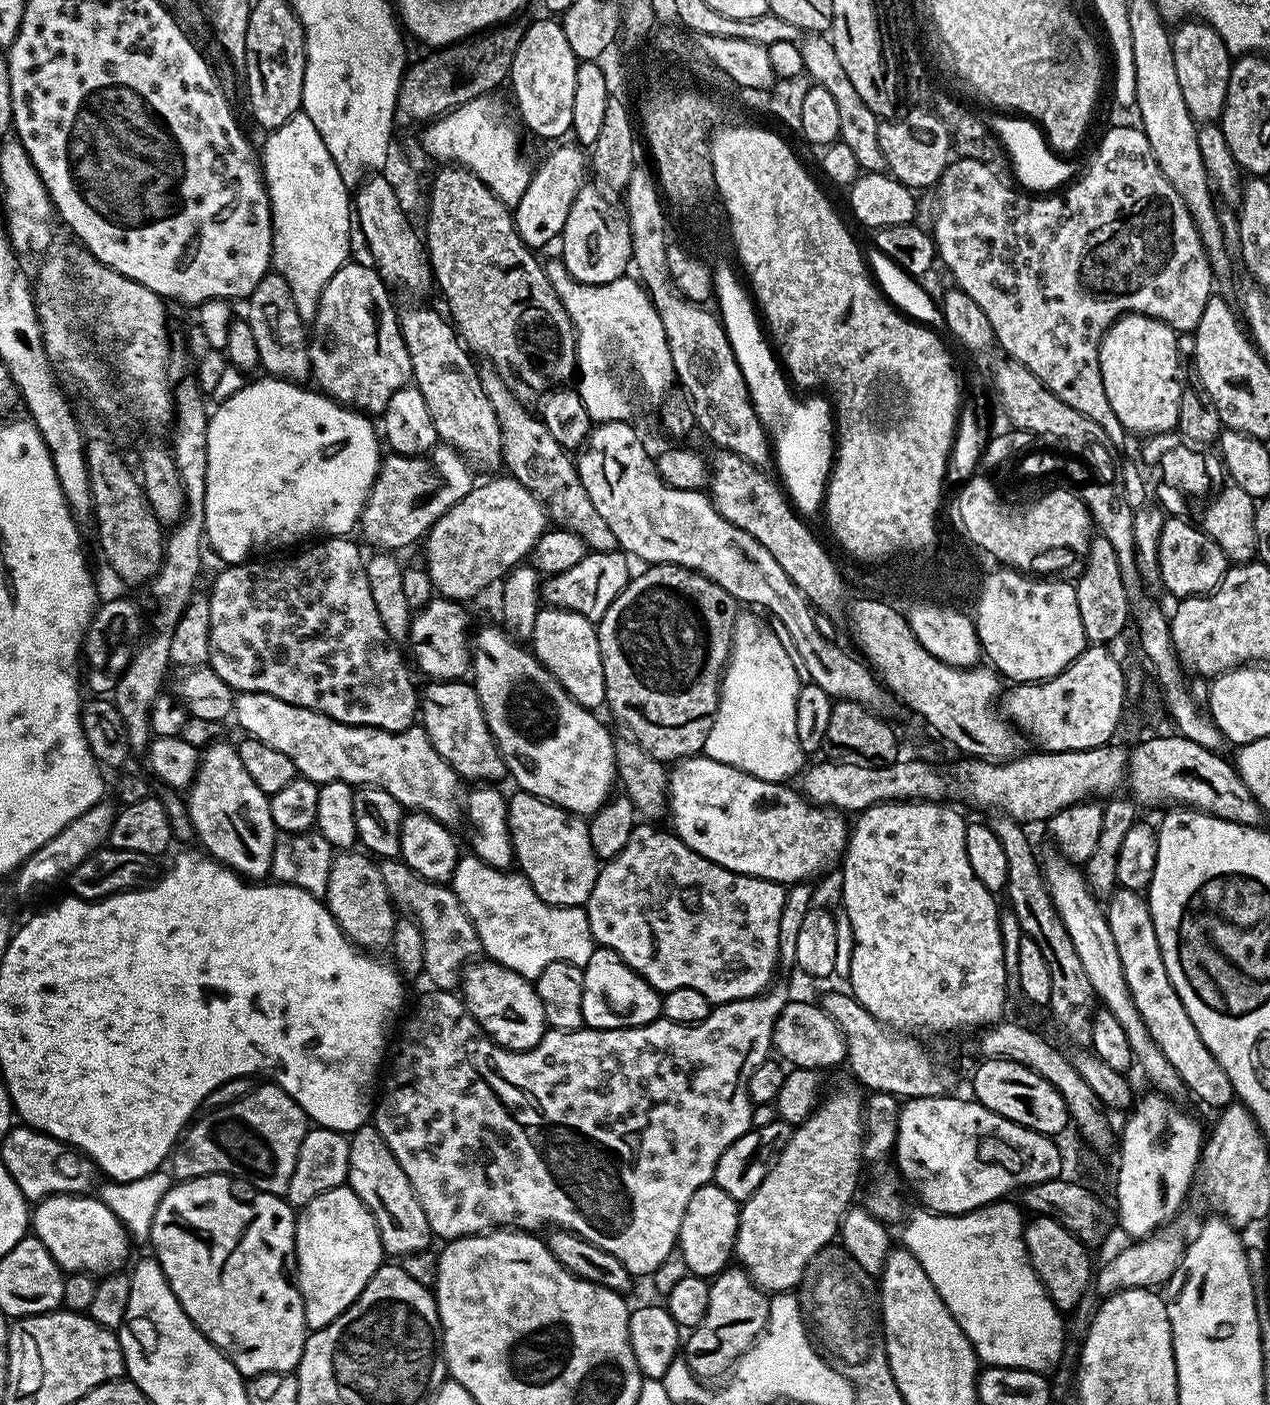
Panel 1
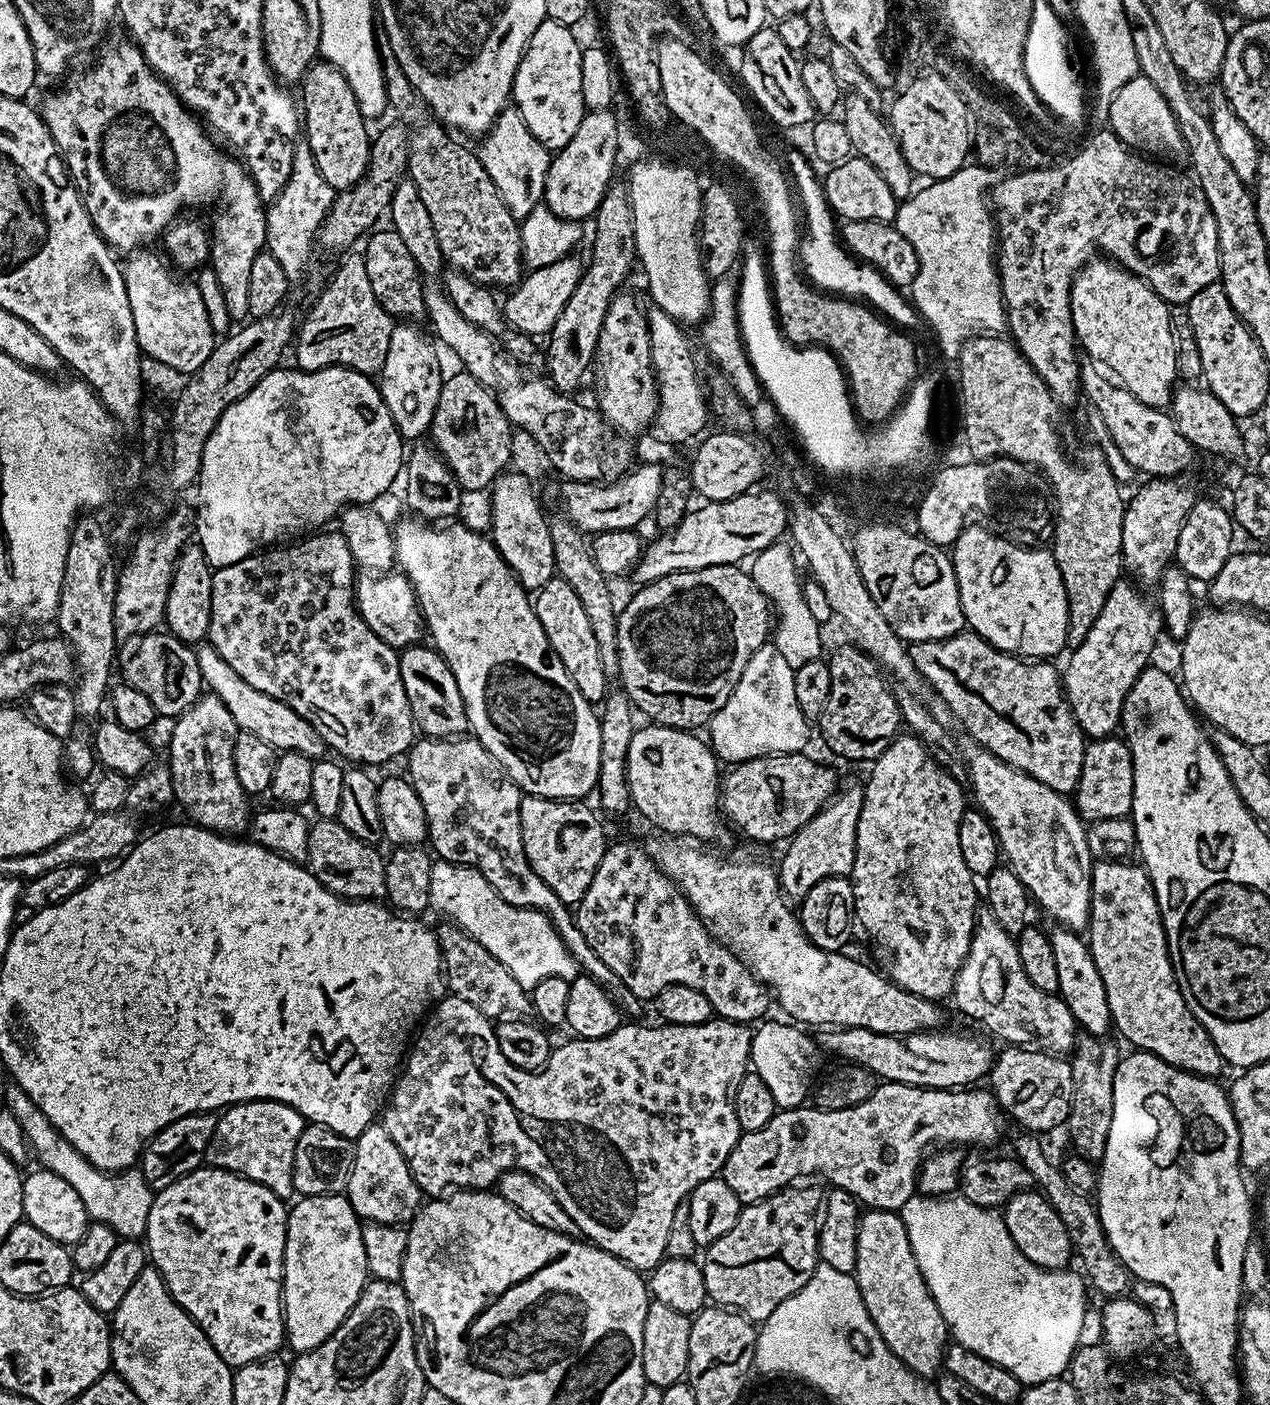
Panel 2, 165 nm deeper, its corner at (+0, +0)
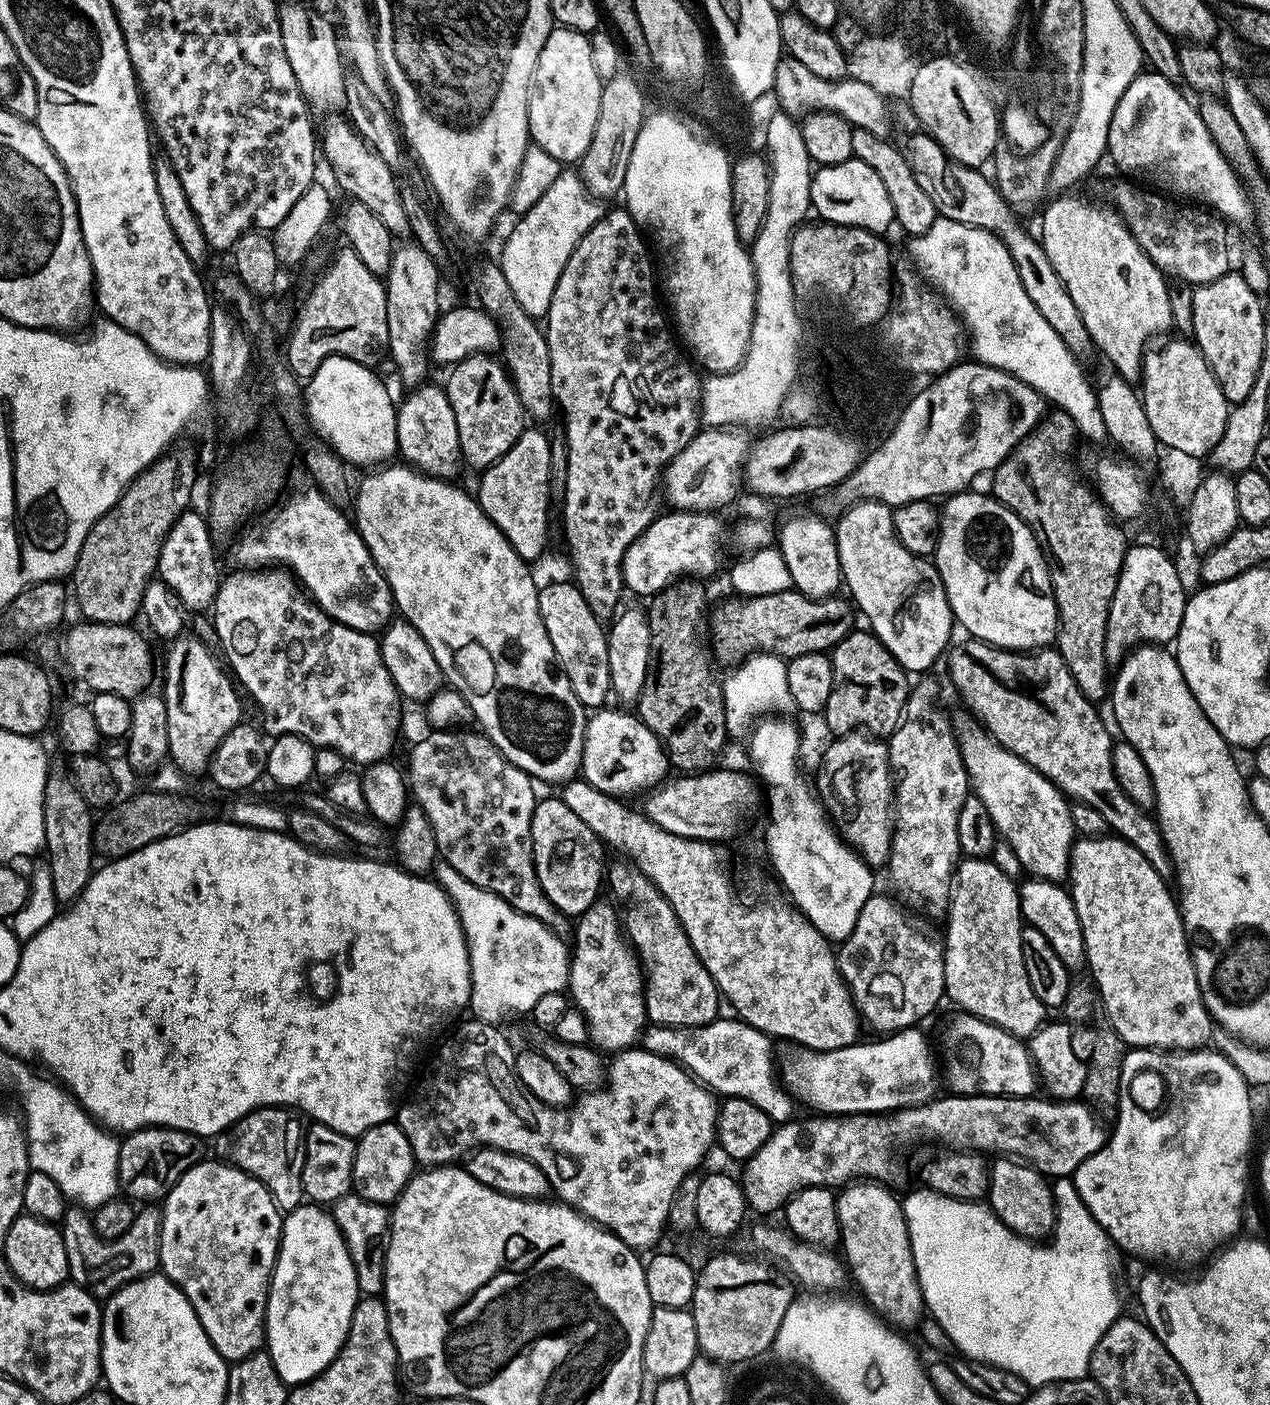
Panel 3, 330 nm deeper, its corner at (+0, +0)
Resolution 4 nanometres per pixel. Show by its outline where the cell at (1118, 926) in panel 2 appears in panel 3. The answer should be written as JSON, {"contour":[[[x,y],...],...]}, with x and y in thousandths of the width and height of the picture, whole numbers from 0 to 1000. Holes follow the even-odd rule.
{"contour":[[[867,594],[865,595],[855,595],[848,597],[845,600],[844,609],[841,613],[840,626],[842,627],[844,626],[843,634],[844,636],[844,641],[846,642],[846,648],[849,648],[849,656],[852,656],[855,689],[860,691],[861,695],[859,695],[859,697],[865,704],[869,722],[872,722],[872,726],[876,728],[875,734],[881,737],[886,744],[891,746],[943,747],[950,744],[954,739],[956,727],[951,722],[950,716],[946,713],[943,696],[940,693],[940,685],[935,675],[935,668],[932,664],[932,655],[929,652],[927,638],[924,636],[922,638],[920,636],[919,631],[917,630],[919,629],[917,624],[912,623],[909,619],[909,616],[906,616],[906,614],[902,614],[902,611],[899,611],[899,608],[896,608],[896,605],[893,605],[893,602],[888,600],[888,599],[883,598],[878,594]]]}

